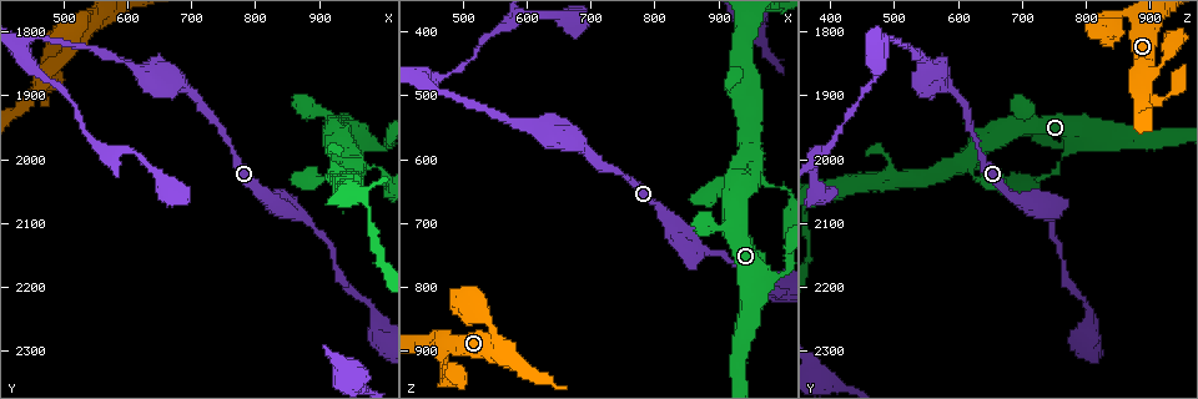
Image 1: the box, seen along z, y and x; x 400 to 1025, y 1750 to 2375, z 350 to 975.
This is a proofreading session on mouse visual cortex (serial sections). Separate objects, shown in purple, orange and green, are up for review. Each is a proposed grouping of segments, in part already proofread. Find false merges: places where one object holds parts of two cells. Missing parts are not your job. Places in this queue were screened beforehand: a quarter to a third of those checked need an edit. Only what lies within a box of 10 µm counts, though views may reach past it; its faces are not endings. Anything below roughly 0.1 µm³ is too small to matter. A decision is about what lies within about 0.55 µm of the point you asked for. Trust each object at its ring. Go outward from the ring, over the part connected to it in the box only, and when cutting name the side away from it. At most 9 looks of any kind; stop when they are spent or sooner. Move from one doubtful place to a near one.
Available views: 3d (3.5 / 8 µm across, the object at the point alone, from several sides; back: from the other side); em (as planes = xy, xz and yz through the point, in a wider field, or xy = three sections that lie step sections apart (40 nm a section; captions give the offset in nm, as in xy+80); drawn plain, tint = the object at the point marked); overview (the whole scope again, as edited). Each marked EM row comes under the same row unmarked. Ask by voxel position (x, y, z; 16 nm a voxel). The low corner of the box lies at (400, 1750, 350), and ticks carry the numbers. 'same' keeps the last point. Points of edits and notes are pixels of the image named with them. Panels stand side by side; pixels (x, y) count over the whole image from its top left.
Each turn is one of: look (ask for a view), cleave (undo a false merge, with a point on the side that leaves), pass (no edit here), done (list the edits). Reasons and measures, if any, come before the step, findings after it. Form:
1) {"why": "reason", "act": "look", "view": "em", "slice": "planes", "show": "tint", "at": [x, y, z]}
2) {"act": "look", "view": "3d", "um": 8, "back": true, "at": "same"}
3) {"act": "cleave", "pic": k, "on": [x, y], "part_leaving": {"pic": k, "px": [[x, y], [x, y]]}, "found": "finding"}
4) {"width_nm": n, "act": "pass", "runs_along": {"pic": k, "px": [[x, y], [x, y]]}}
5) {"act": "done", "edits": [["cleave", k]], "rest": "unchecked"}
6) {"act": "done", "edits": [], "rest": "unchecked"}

{"why": "four or more arms meet", "act": "look", "view": "3d", "um": 3.5, "at": [965, 2005, 635]}

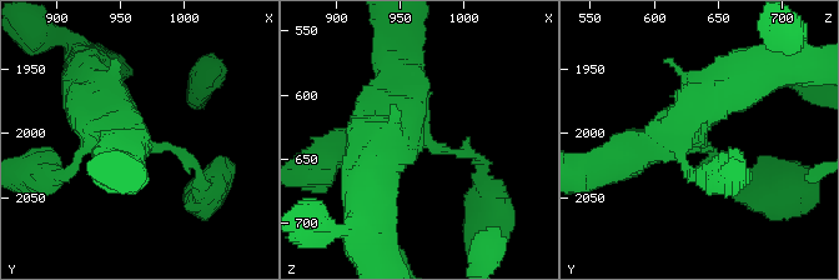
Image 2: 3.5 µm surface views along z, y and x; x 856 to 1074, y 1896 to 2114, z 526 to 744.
{"arms": 4, "arm_widths_nm": [150, 150, 500, 600], "why": "shape alone is not enough", "act": "look", "view": "em", "slice": "xy", "step": 1, "show": "tint", "at": [962, 2004, 630]}

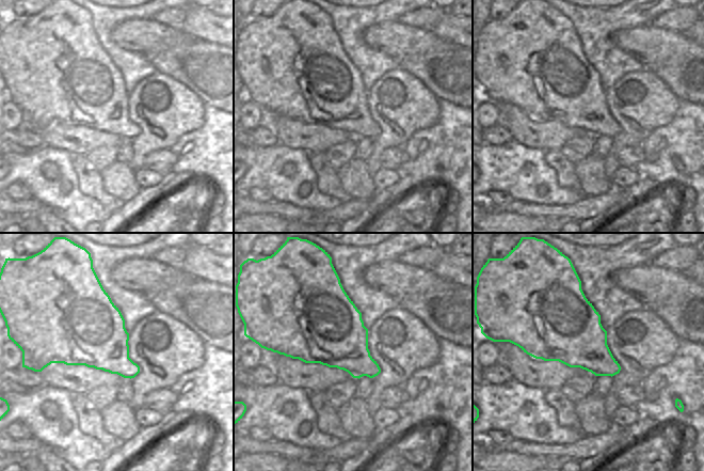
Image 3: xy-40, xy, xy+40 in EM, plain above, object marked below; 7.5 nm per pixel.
{"width_nm": 500, "act": "pass", "runs_along": {"pic": 2, "px": [[748, 76], [623, 160]]}, "found": "continuous, no second cell"}

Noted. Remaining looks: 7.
{"why": "sharp bend", "act": "look", "view": "3d", "um": 3.5, "at": [985, 1975, 785]}

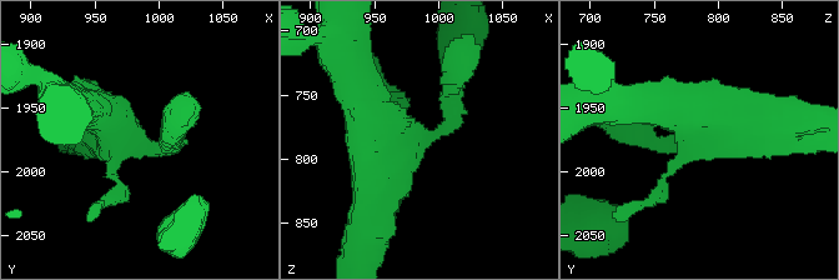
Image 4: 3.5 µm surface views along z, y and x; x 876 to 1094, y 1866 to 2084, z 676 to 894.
{"act": "look", "view": "em", "slice": "planes", "show": "tint", "at": [986, 1980, 786]}

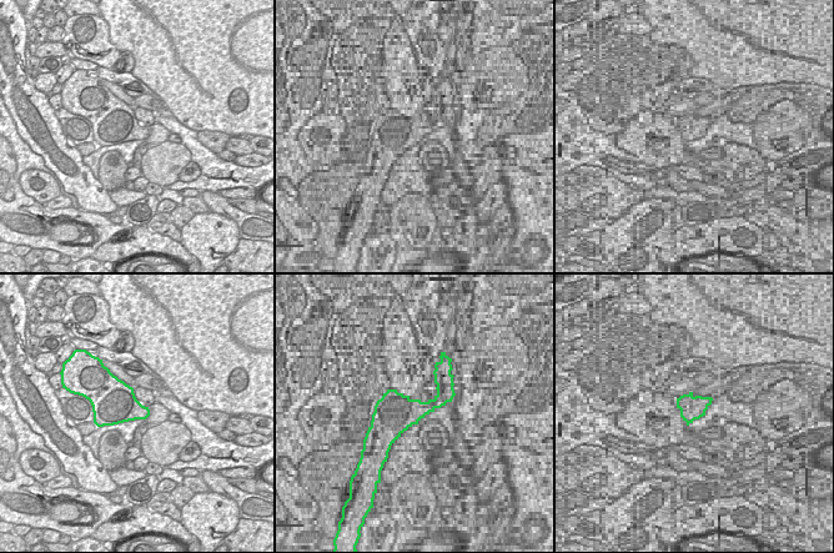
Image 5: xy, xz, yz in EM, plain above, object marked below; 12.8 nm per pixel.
{"act": "pass", "runs_along": {"pic": 4, "px": [[84, 106], [156, 149], [172, 126]]}, "found": "one cell here"}

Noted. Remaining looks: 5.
{"why": "a fork", "act": "look", "view": "3d", "um": 3.5, "at": [565, 1985, 390]}

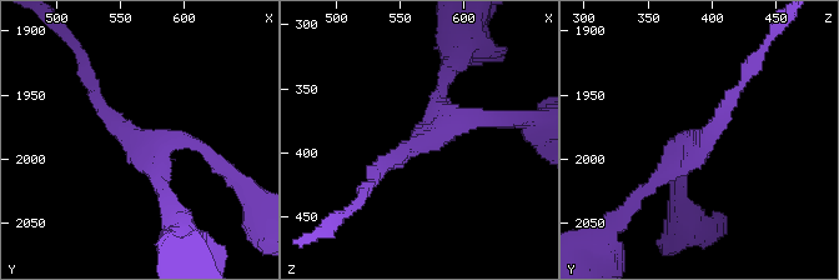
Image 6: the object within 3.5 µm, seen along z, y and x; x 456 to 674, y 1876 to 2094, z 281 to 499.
{"arms": 3, "arm_widths_nm": [150, 200, 200], "why": "need the tissue", "act": "look", "view": "em", "slice": "xy", "step": 3, "show": "tint", "at": [564, 1984, 392]}

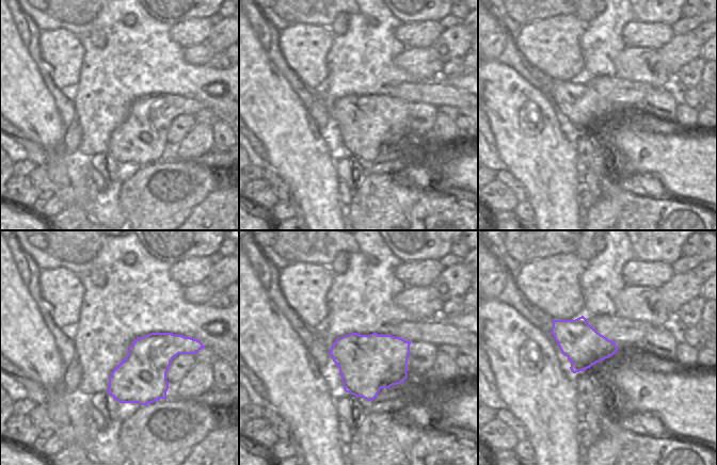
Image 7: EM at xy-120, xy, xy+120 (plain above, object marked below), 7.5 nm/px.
{"act": "pass", "runs_along": {"pic": 6, "px": [[91, 86], [126, 136], [180, 136], [214, 159]]}, "found": "continuous, no second cell"}

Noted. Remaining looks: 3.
{"why": "four arms meet", "act": "look", "view": "3d", "um": 3.5, "at": [470, 1870, 890]}

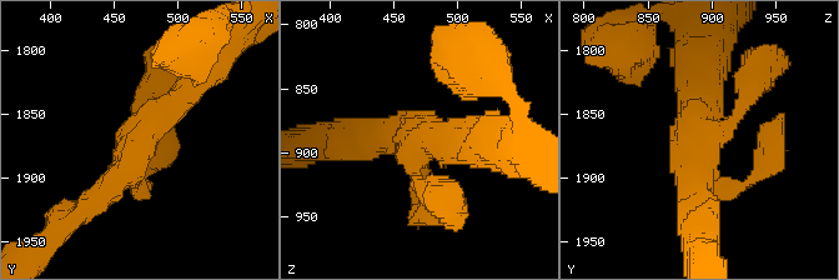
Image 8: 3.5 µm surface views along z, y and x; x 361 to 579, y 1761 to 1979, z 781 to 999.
{"arms": 4, "arm_widths_nm": [200, 200, 350, 350], "act": "look", "view": "em", "slice": "xy", "step": 1, "show": "tint", "at": [472, 1870, 886]}

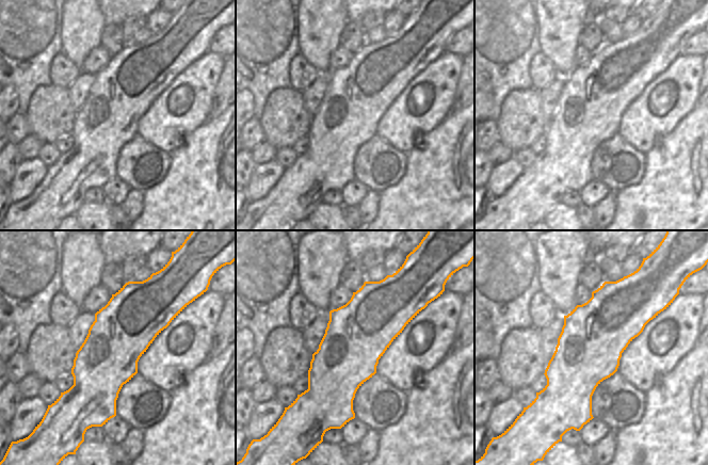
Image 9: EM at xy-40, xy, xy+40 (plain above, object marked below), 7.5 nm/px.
{"act": "pass", "runs_along": {"pic": 8, "px": [[197, 80], [90, 203]]}, "found": "one cell here"}

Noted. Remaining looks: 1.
{"act": "done", "edits": [], "rest": "unchecked"}

